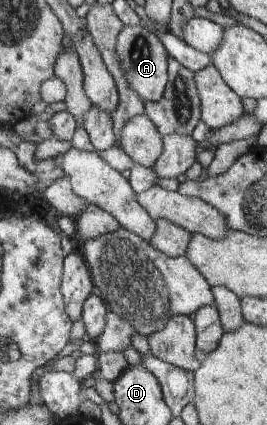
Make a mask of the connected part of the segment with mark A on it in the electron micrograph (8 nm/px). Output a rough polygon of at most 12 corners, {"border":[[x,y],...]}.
{"border":[[126,25],[116,53],[132,91],[158,101],[169,56],[158,36]]}

